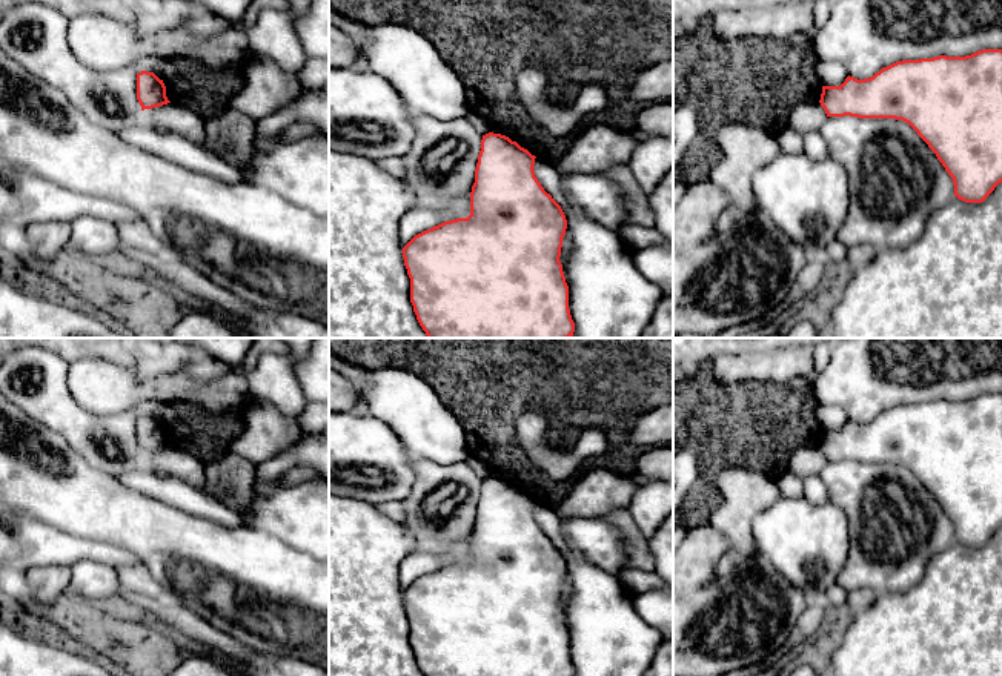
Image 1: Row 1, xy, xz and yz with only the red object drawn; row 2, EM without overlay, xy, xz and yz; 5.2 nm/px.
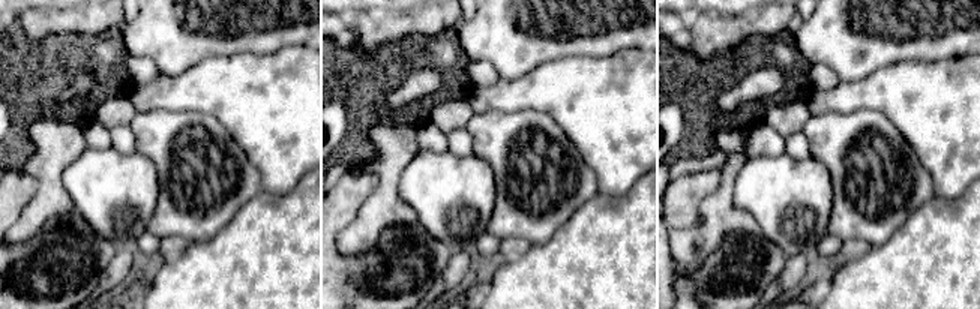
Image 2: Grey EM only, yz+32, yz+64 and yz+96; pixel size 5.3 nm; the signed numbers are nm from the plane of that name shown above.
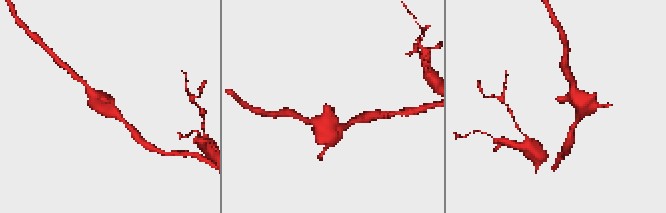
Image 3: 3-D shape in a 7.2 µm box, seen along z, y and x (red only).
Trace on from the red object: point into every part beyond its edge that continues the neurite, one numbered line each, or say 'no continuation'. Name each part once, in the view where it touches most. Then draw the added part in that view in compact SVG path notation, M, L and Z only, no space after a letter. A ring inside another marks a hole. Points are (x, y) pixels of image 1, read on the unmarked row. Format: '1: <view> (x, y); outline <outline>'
no continuation

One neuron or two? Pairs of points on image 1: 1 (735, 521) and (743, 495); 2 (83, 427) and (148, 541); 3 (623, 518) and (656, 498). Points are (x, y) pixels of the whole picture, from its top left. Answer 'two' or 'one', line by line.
1: one
2: two
3: two

